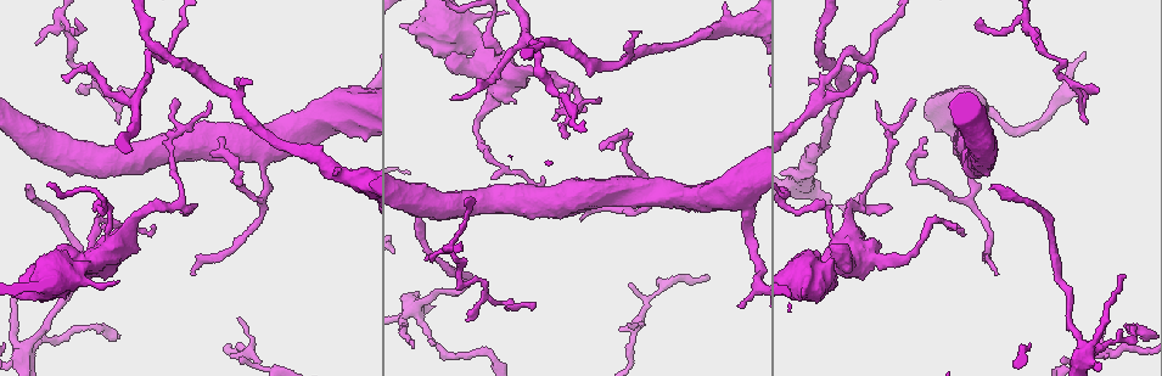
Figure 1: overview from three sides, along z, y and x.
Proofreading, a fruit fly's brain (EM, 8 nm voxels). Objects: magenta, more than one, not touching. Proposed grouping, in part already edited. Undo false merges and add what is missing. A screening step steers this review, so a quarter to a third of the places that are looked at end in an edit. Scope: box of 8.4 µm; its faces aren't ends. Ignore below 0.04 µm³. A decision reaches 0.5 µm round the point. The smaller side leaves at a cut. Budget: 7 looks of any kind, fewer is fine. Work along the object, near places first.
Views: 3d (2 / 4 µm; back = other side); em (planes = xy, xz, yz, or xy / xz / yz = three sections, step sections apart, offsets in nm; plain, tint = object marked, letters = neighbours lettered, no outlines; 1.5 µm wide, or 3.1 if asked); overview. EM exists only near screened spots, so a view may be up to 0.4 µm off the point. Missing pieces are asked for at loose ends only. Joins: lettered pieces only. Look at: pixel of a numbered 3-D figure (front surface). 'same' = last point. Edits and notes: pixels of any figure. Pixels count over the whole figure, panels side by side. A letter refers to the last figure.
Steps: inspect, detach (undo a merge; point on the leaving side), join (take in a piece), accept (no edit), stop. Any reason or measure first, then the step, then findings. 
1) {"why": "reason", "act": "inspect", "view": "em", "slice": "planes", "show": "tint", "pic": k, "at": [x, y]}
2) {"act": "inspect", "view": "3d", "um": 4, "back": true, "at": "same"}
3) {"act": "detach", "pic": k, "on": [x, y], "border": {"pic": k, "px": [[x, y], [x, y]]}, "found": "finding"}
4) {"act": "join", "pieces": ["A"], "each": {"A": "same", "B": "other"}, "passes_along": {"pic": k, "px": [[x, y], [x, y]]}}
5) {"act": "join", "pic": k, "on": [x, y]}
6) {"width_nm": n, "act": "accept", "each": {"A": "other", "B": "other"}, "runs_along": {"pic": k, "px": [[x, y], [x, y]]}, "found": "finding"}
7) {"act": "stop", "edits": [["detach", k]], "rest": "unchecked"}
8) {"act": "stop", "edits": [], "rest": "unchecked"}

{"why": "an open end", "act": "inspect", "view": "3d", "um": 2, "pic": 1, "at": [250, 84]}

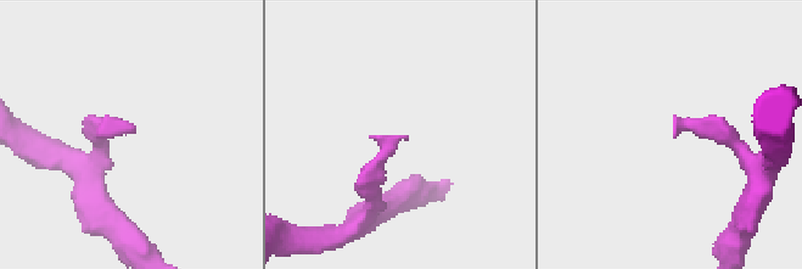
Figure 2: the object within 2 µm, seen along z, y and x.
{"why": "need the tissue", "act": "inspect", "view": "em", "slice": "xy", "step": 8, "show": "letters", "pic": 2, "at": [675, 128]}

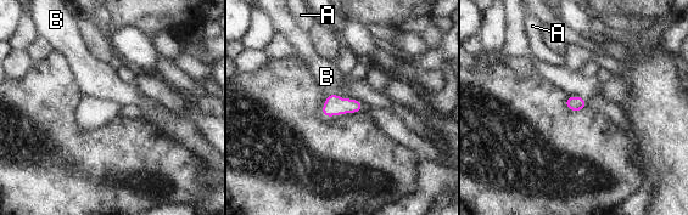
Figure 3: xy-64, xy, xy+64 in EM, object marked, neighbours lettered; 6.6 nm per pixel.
{"why": "another direction", "act": "inspect", "view": "em", "slice": "planes", "show": "letters", "at": "same"}

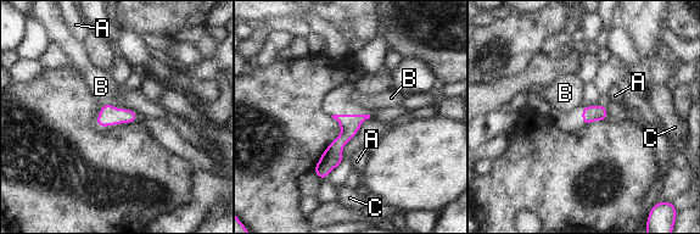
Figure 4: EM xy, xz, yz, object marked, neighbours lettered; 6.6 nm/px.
{"act": "accept", "each": {"A": "other", "B": "other", "C": "other"}, "border": {"pic": 4, "px": [[112, 104], [105, 104], [100, 107]]}, "found": "none of them fits"}

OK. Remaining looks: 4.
{"why": "thick turns thin", "act": "inspect", "view": "em", "slice": "planes", "show": "letters", "pic": 1, "at": [744, 201]}

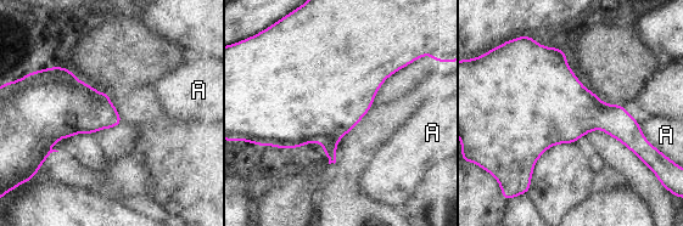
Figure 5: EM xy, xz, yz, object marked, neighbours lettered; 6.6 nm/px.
{"longest_contact_nm": ["A", 150], "act": "accept", "each": {"A": "other"}, "border": {"pic": 5, "px": [[639, 124], [643, 135], [650, 143]]}, "found": "one neuron here"}

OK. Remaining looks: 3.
{"why": "thin end", "act": "inspect", "view": "3d", "um": 2, "pic": 1, "at": [999, 274]}

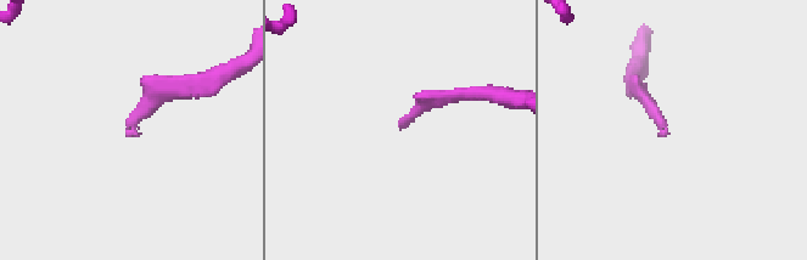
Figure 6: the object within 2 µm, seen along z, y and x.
{"why": "now the EM", "act": "inspect", "view": "em", "slice": "xz", "step": 4, "show": "letters", "pic": 6, "at": [132, 130]}

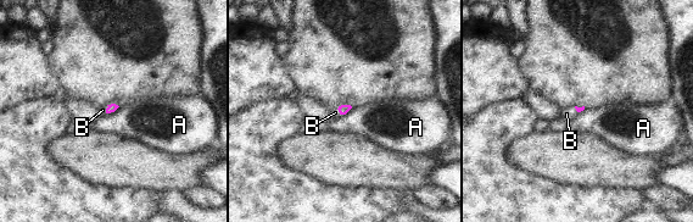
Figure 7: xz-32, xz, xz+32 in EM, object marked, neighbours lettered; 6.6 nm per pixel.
{"act": "inspect", "view": "em", "slice": "planes", "show": "letters", "at": "same"}

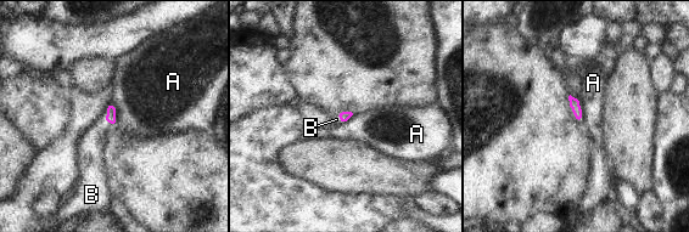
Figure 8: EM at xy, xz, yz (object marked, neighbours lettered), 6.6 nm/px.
{"longest_contact_nm": ["A", 160], "act": "join", "pieces": ["B"], "each": {"A": "other", "B": "same"}, "passes_along": {"pic": 8, "px": [[111, 111], [106, 118], [90, 145]]}, "found": "the neuron continues"}

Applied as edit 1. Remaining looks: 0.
{"act": "stop", "edits": [["join", 8]], "rest": "unchecked"}

